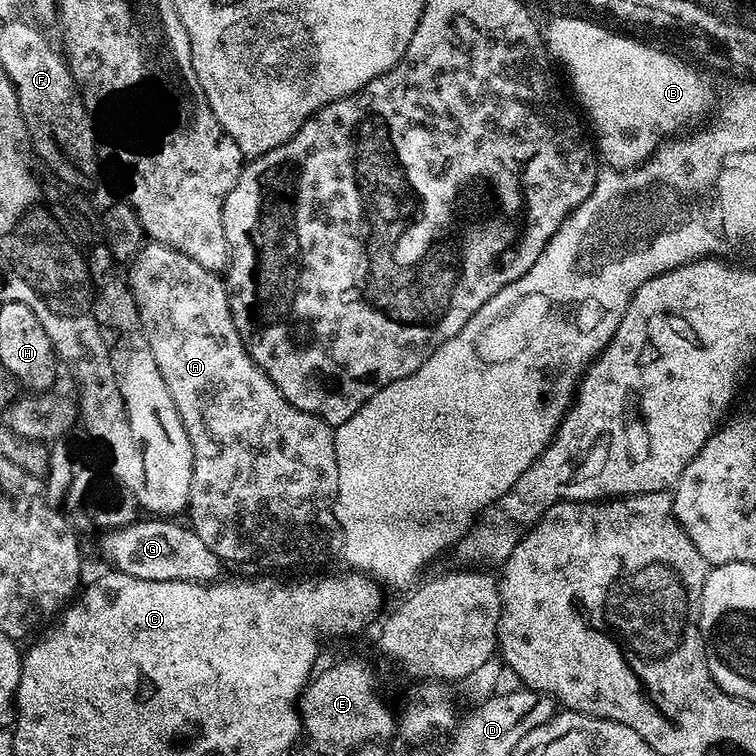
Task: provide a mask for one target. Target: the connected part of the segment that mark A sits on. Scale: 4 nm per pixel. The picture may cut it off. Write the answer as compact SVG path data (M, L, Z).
M145 243L135 256L132 273L127 273L126 280L136 303L141 325L148 337L148 345L154 354L154 362L158 362L158 370L170 390L170 398L174 398L174 406L182 418L182 426L190 438L192 447L192 497L188 499L186 509L187 515L192 515L190 521L192 531L198 534L198 538L202 538L202 542L206 542L206 546L210 546L210 550L221 562L228 563L229 560L232 564L261 564L264 570L300 568L303 564L324 564L331 556L339 557L344 546L344 535L340 533L340 523L336 517L338 458L333 425L327 424L314 414L294 407L280 393L278 386L270 382L270 378L257 366L254 358L250 358L232 317L225 281L217 273L206 270L206 266L200 266L194 258L165 244Z

